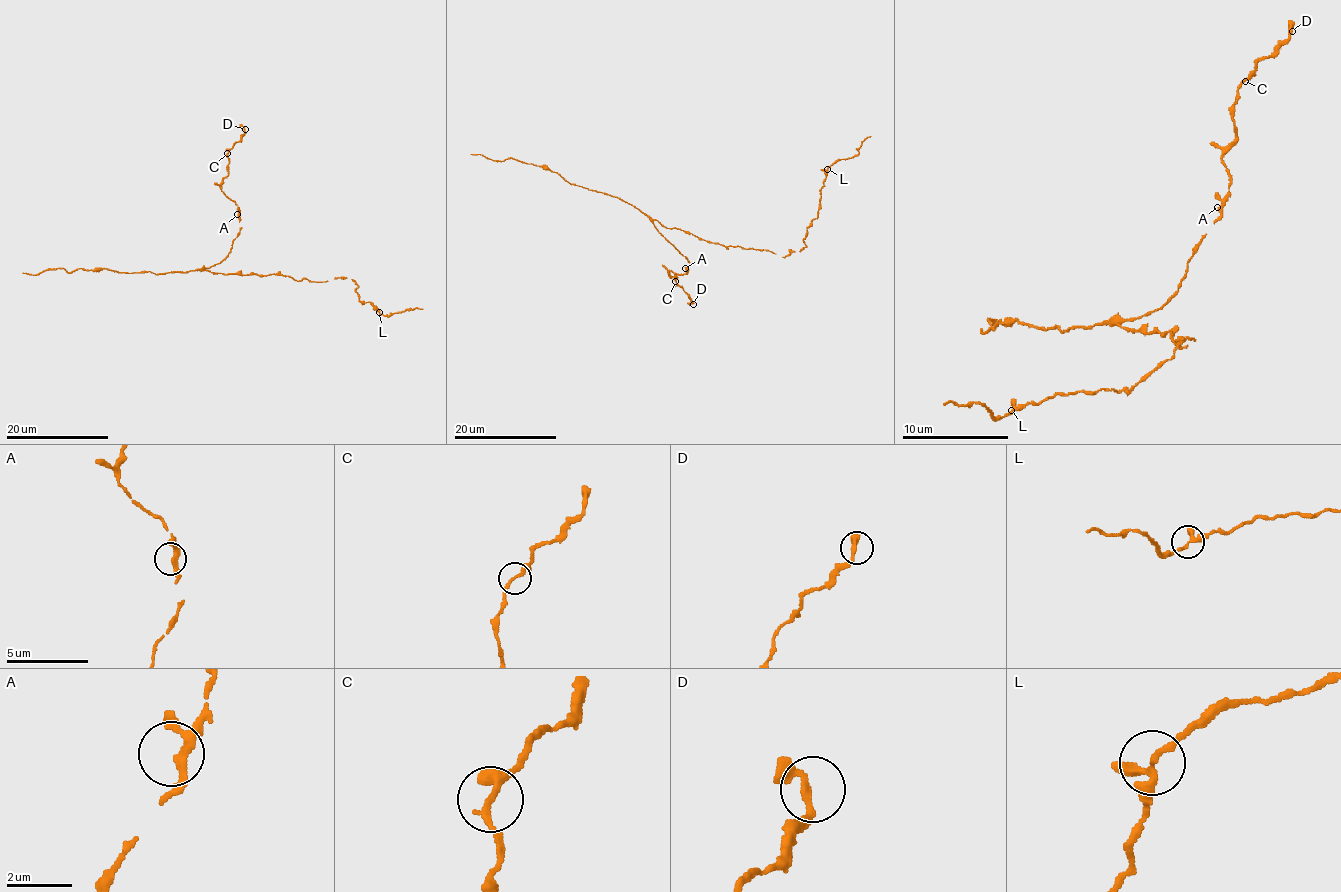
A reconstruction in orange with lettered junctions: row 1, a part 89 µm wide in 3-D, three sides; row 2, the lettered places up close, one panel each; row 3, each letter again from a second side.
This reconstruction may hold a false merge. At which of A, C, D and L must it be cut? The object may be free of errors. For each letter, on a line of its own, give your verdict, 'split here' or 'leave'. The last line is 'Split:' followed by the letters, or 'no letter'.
A: leave
C: leave
D: leave
L: leave
Split: no letter

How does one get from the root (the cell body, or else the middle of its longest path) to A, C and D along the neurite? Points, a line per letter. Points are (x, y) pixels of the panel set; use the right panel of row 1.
A: (1159, 332), (1135, 332), (1119, 324), (1156, 311), (1177, 289), (1188, 268), (1188, 260), (1220, 215), (1217, 207)
C: (1159, 332), (1119, 324), (1177, 289), (1220, 215), (1244, 81)
D: (1159, 332), (1119, 324), (1156, 311), (1177, 289), (1228, 193), (1223, 151), (1236, 137), (1236, 89), (1292, 31)

